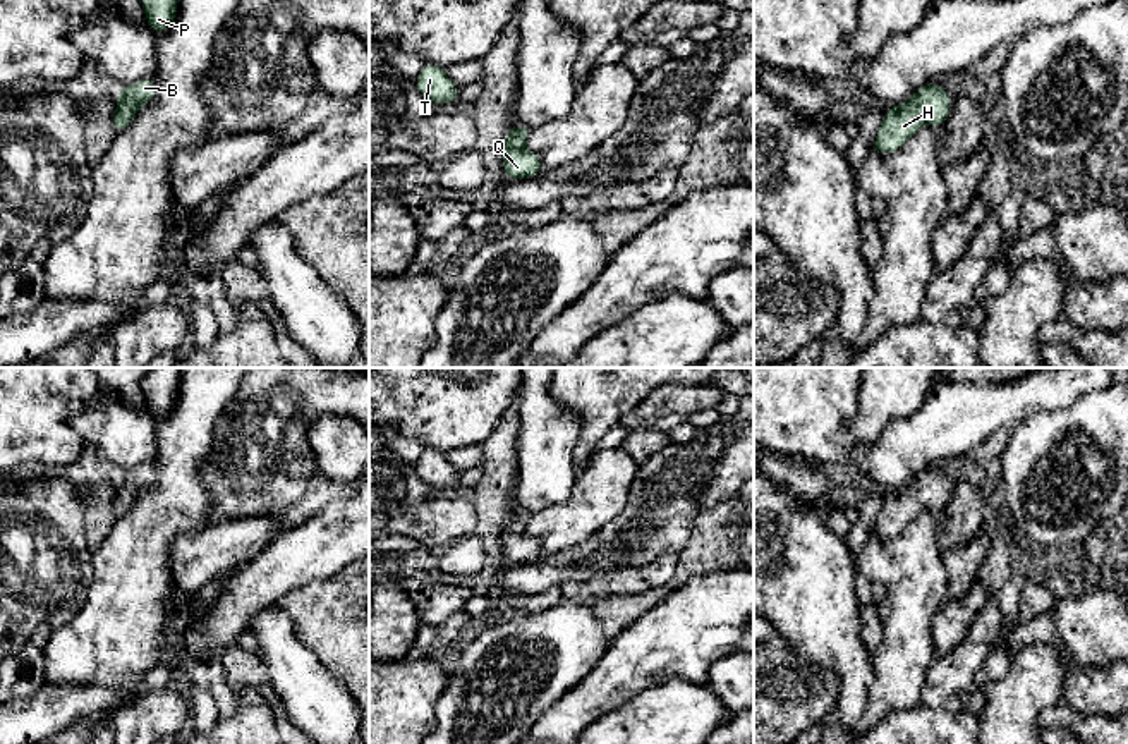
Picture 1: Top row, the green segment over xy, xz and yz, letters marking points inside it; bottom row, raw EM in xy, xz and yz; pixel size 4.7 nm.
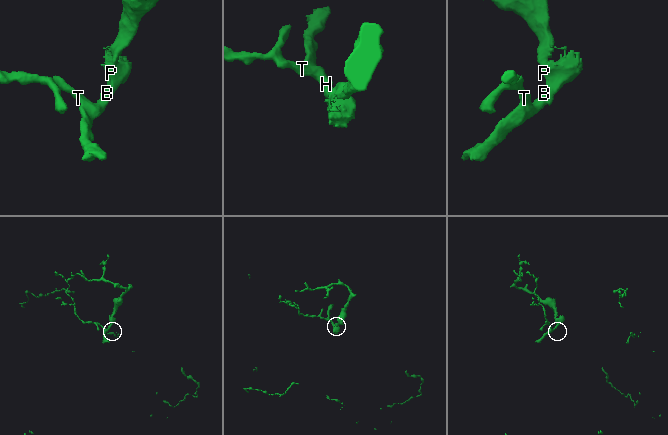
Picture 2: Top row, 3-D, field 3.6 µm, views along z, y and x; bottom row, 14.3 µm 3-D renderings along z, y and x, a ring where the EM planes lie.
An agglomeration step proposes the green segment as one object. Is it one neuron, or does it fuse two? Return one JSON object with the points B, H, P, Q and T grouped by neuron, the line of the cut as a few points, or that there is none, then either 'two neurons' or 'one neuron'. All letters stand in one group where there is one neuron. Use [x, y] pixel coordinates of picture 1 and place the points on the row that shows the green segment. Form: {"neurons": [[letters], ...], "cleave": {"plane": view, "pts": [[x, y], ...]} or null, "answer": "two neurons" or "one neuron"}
{"neurons": [["B", "H", "P", "Q", "T"]], "cleave": null, "answer": "one neuron"}

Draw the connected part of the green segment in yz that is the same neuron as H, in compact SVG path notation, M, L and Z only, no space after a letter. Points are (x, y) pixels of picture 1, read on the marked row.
M932 81L917 88L907 101L884 112L870 153L896 153L920 127L929 122L937 131L951 110L951 98Z

